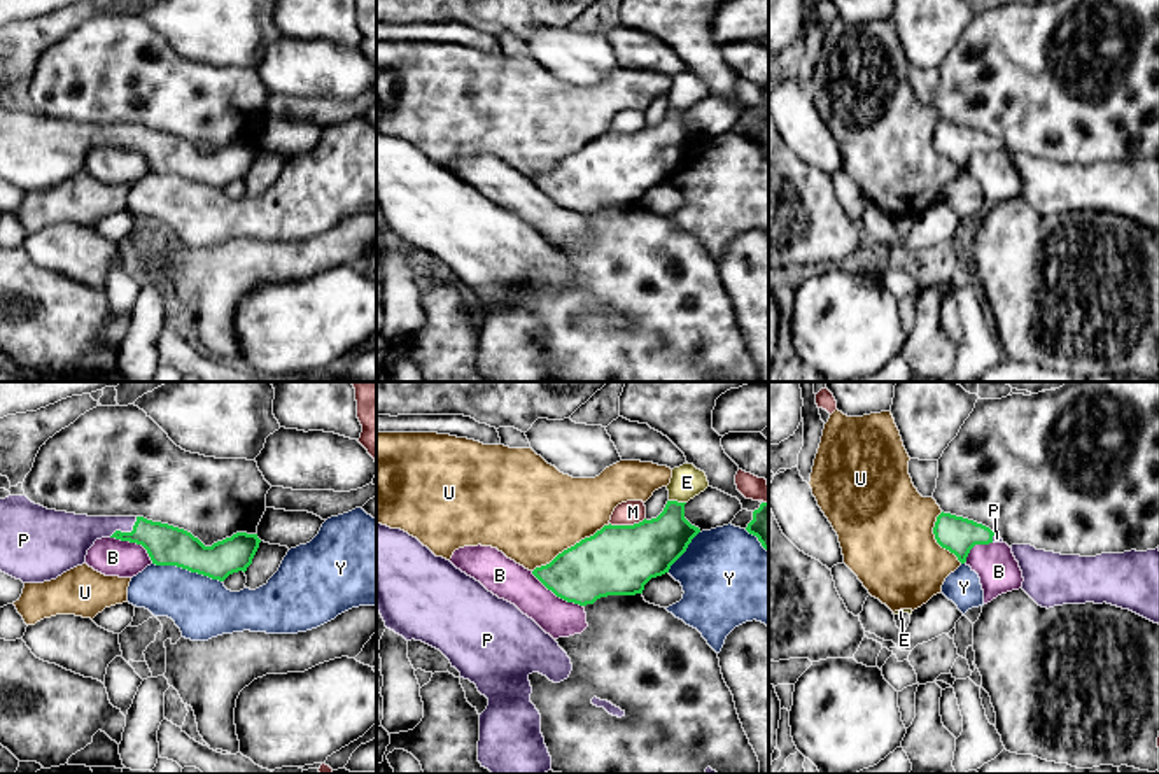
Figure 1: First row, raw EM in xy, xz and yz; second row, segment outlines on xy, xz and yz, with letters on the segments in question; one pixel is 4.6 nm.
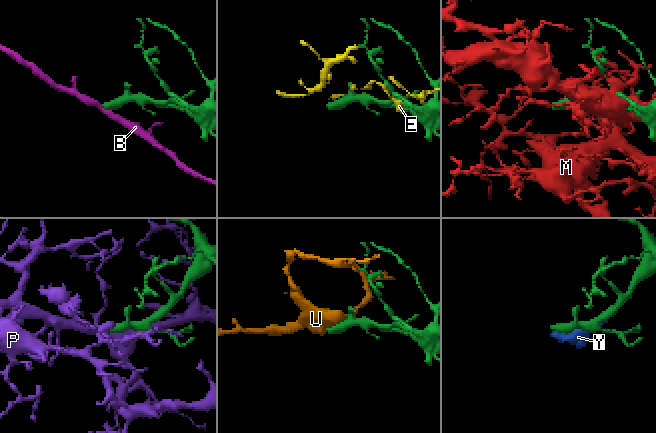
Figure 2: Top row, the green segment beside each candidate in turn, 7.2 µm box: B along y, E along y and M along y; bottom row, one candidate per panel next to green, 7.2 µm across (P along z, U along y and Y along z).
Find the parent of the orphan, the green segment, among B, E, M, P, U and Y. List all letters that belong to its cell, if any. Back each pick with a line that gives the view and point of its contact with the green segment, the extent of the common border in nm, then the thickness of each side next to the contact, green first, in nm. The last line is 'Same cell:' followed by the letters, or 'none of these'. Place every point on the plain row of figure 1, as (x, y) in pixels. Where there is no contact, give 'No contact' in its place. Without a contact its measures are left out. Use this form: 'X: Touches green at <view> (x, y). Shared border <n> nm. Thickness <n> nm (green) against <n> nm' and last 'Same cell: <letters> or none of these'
P: Touches green at xy (126, 140). Shared border 160 nm. Thickness 190 nm (green) against 190 nm
Same cell: P

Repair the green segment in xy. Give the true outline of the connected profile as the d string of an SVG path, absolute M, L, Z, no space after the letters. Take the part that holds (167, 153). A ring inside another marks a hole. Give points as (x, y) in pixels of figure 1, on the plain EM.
M26 103L0 107L0 179L23 191L44 191L86 172L96 147L142 152L152 172L177 173L224 189L247 179L257 142L236 140L205 154L191 140L144 124L88 124L47 117Z

